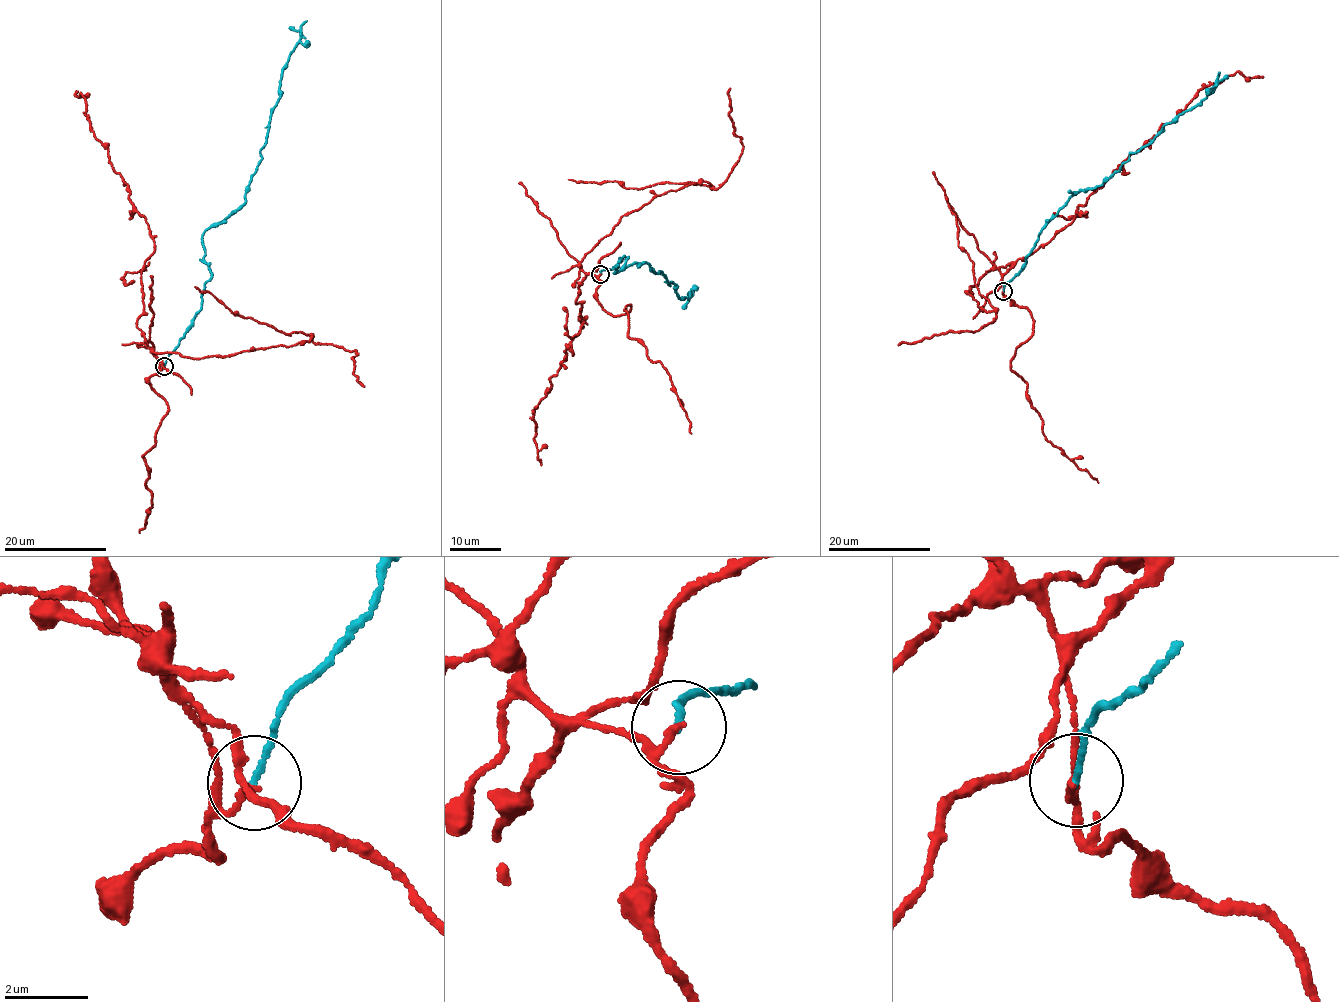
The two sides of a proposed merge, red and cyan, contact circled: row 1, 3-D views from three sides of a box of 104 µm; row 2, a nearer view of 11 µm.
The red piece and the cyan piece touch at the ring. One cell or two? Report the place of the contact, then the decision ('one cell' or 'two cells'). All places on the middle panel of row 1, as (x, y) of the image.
place (600, 274); two cells

